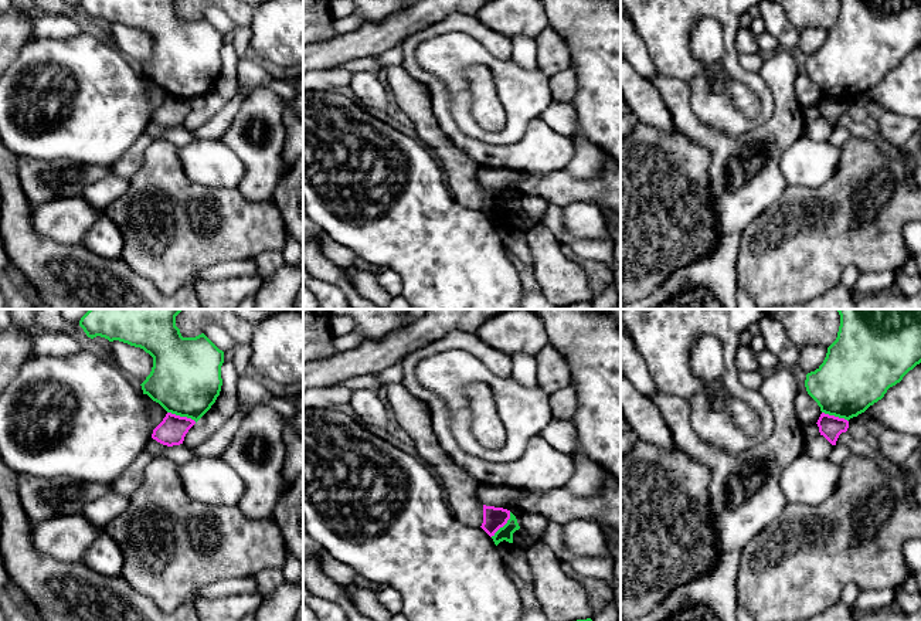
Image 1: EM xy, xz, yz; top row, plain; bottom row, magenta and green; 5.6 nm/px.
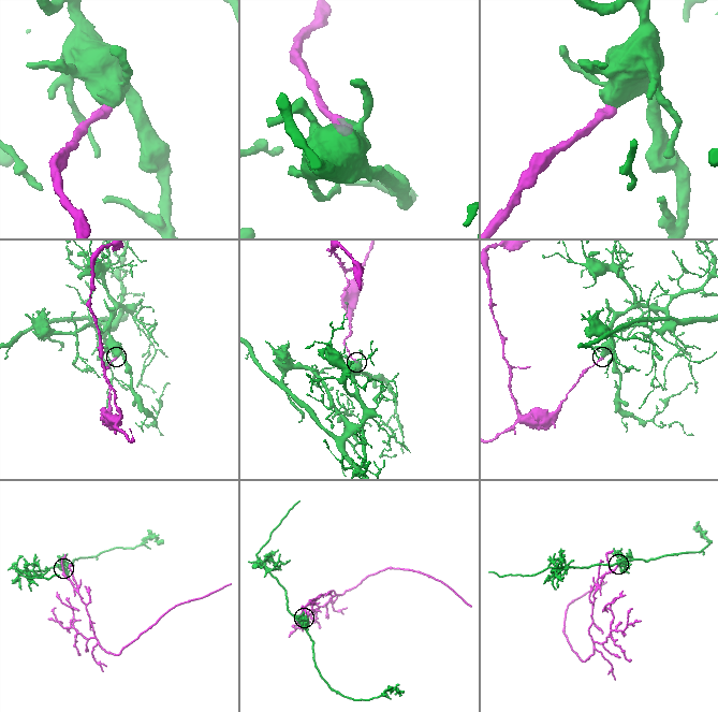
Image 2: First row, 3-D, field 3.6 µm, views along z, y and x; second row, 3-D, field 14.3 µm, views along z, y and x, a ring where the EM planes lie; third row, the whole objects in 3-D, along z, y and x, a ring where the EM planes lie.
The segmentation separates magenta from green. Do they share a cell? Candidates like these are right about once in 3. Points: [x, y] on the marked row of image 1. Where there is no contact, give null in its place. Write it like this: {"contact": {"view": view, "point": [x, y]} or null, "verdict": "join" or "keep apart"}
{"contact": {"view": "xy", "point": [182, 417]}, "verdict": "keep apart"}

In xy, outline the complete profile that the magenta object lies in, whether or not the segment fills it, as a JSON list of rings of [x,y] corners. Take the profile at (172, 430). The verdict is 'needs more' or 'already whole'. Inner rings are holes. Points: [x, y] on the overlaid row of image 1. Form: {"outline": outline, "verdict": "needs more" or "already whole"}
{"outline": [[[167,413],[163,421],[153,430],[152,438],[167,447],[180,445],[194,424],[196,421],[191,418]]], "verdict": "already whole"}

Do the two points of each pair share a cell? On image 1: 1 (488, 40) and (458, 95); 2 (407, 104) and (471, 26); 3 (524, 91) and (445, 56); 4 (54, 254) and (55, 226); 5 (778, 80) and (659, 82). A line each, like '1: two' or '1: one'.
1: two
2: two
3: one
4: two
5: one

